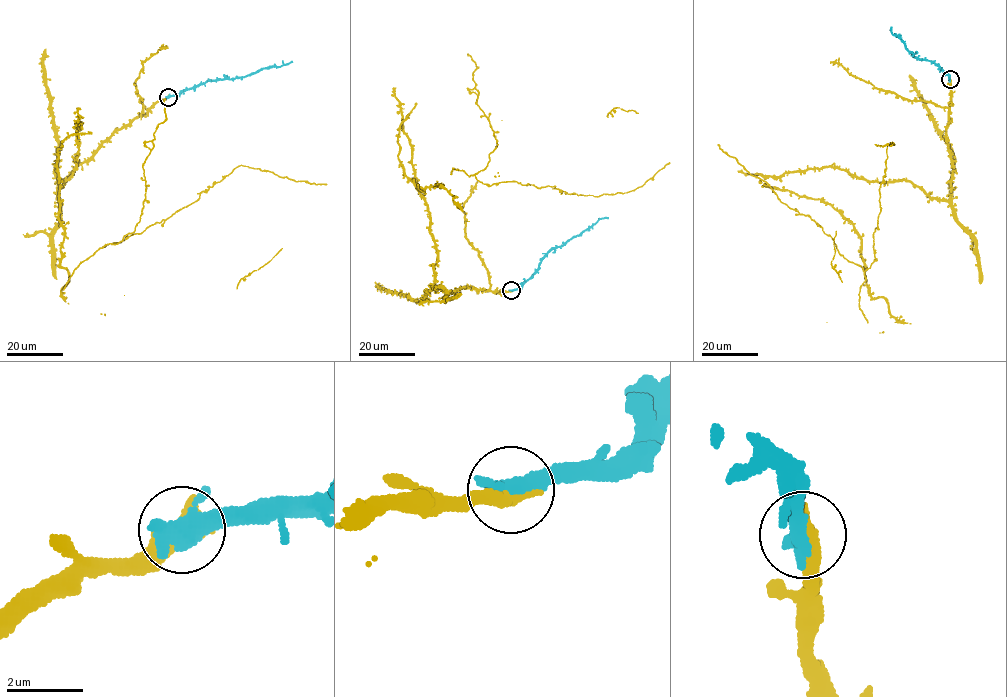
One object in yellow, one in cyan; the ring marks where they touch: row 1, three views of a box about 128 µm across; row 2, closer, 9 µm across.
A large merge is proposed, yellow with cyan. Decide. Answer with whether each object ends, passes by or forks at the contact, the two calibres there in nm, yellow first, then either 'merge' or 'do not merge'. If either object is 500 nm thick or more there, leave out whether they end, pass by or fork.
600 nm thick on the yellow side, 400 nm on the other; merge

